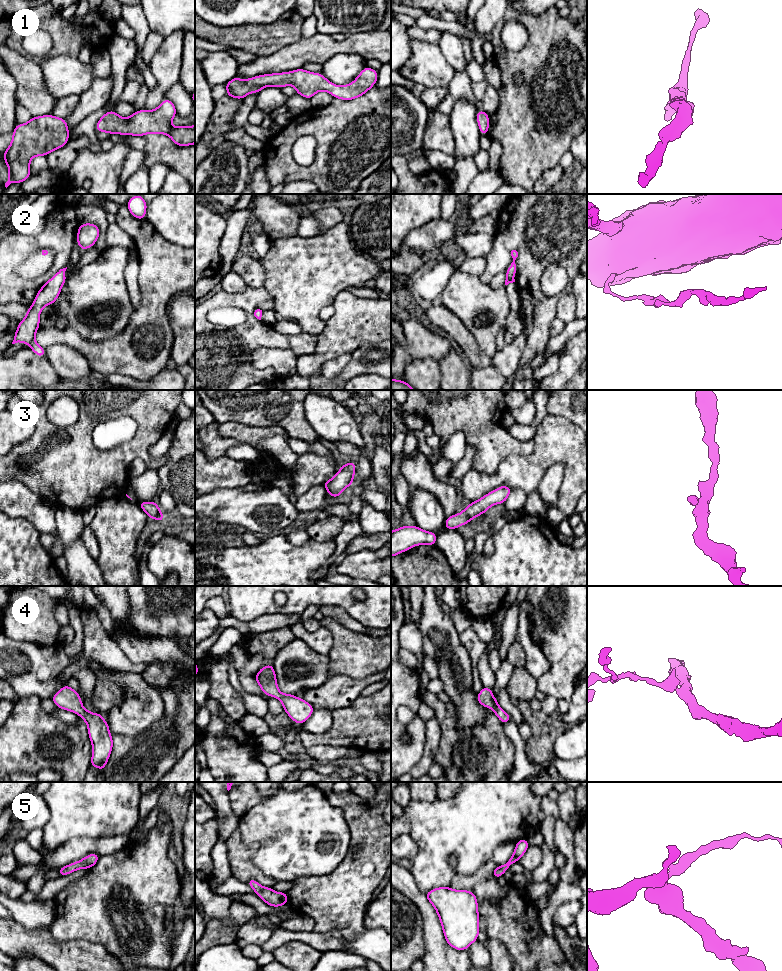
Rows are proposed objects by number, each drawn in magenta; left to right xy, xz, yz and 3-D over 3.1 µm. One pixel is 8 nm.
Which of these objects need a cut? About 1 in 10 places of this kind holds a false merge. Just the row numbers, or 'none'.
none

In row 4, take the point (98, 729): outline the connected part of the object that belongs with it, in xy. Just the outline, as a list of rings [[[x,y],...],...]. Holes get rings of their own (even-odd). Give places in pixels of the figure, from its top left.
[[[65,684],[56,692],[51,700],[63,710],[79,715],[86,723],[88,735],[92,744],[92,758],[90,766],[103,771],[113,748],[113,738],[109,731],[109,724],[101,713],[91,713],[82,705],[82,700],[77,691]]]

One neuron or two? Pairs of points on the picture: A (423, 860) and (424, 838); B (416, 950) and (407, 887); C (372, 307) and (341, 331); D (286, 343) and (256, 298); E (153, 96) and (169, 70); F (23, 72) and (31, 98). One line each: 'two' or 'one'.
A: one
B: two
C: one
D: one
E: one
F: one

